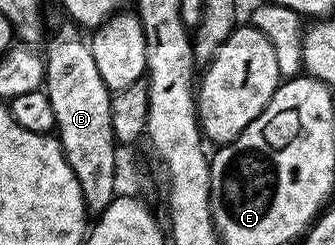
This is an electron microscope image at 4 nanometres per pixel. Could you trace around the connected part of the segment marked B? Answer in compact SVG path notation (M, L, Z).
M68 23L49 42L44 42L44 91L51 99L57 124L55 136L60 141L75 179L83 191L86 210L99 215L115 196L115 151L113 139L113 97L107 83L99 76L95 55L91 55L89 41L77 38L78 26Z

